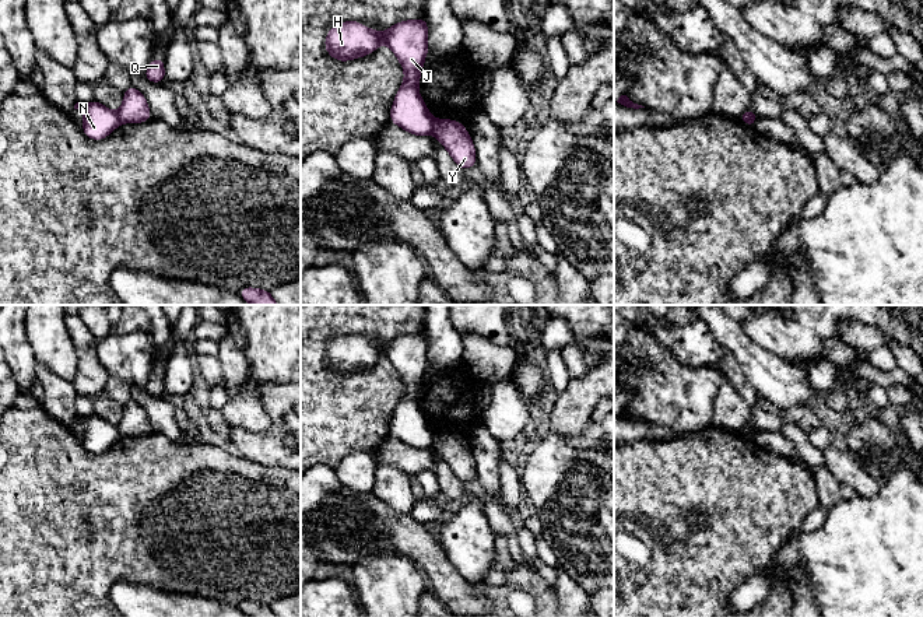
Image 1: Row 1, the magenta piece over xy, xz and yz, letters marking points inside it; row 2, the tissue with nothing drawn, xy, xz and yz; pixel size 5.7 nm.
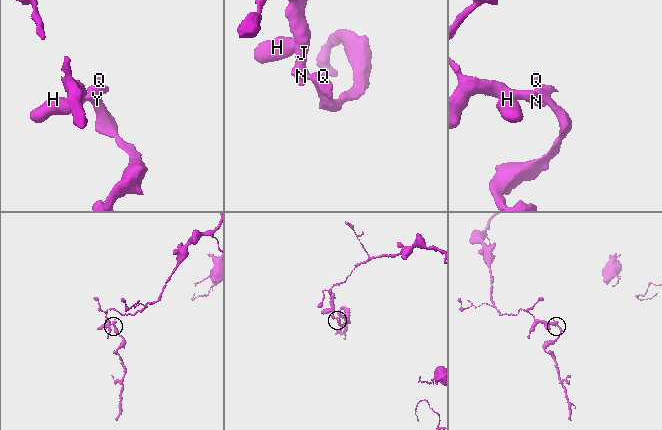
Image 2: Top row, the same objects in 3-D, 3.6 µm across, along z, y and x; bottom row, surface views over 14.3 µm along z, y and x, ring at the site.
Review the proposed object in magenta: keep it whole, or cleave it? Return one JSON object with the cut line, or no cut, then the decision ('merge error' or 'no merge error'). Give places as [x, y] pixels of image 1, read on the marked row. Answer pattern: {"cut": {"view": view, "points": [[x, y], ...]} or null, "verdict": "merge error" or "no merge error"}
{"cut": {"view": "xz", "points": [[434, 119], [431, 132]]}, "verdict": "merge error"}

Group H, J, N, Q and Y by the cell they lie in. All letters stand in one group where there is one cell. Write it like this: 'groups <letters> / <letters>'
groups H J N / Q Y

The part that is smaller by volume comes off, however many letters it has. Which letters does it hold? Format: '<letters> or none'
Q, Y

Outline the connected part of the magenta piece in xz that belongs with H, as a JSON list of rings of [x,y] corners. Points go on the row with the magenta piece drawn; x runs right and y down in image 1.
[[[425,18],[396,22],[385,32],[365,28],[359,21],[344,21],[333,27],[324,39],[326,52],[340,62],[368,56],[380,43],[393,50],[404,69],[404,83],[394,97],[390,122],[414,136],[431,134],[434,118],[418,92],[428,53]]]

